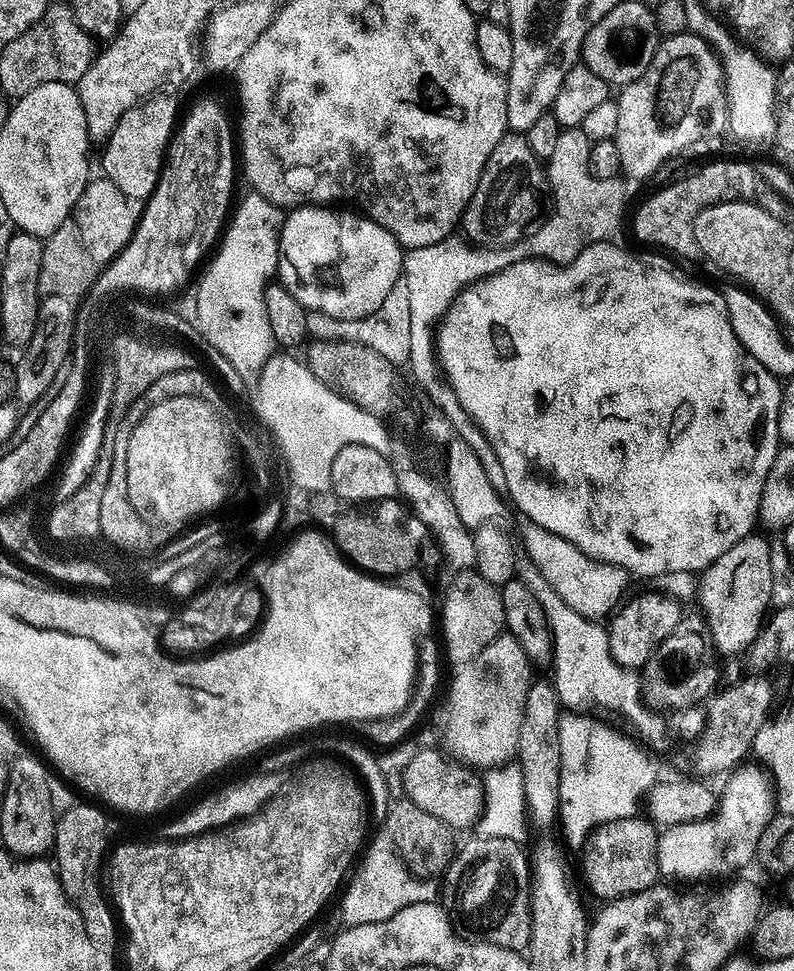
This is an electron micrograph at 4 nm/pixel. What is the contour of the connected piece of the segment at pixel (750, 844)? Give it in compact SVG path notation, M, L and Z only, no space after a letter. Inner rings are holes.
M757 763L742 764L733 769L723 790L717 799L717 809L704 820L694 823L680 823L676 827L665 829L657 839L656 857L660 875L663 879L678 878L682 882L692 882L702 878L722 878L735 875L740 868L752 864L756 855L756 844L762 830L769 824L776 812L775 789L770 775Z

